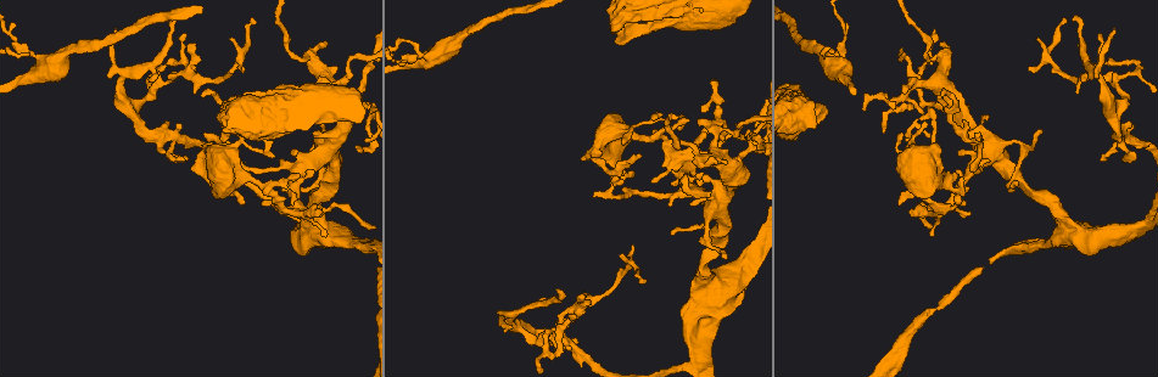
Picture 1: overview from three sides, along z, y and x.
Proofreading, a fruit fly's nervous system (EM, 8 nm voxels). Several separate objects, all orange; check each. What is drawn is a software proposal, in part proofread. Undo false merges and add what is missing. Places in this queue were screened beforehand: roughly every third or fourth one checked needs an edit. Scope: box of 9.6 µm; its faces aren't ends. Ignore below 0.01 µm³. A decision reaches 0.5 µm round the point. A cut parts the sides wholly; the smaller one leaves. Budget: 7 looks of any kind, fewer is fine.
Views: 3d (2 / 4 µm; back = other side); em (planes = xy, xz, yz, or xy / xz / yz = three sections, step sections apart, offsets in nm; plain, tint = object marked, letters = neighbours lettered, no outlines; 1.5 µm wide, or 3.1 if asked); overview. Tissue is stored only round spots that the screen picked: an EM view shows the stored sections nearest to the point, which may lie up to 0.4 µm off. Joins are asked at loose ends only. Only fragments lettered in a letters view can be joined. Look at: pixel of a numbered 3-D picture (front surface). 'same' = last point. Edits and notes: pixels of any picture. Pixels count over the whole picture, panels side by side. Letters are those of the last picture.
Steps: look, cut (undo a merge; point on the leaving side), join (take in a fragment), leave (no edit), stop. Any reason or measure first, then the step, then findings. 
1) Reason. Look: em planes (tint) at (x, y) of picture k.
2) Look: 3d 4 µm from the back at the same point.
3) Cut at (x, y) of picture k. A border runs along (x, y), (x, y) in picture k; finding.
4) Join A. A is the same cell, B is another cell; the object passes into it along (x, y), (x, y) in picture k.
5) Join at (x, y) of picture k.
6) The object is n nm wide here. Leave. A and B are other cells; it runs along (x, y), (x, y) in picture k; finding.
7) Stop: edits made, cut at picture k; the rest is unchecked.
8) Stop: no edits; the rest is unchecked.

Tapers out. Look: 3d 2 µm at (184, 161) of picture 1.

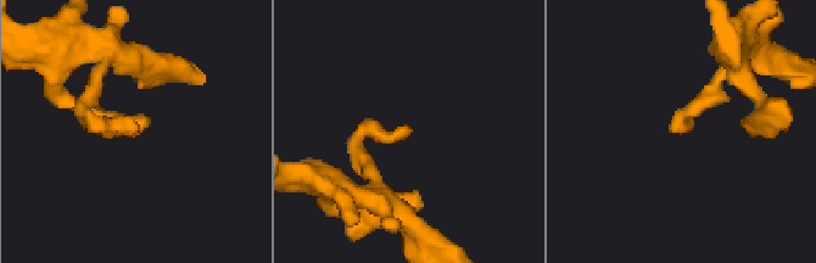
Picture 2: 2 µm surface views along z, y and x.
Need the tissue. Look: em yz step 8 (letters) at (682, 128) of picture 2.

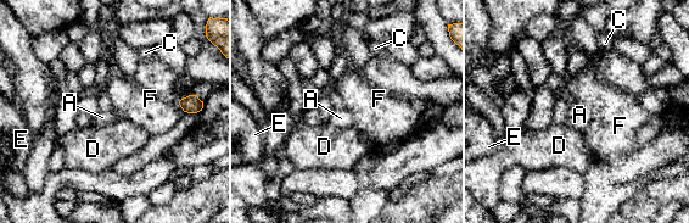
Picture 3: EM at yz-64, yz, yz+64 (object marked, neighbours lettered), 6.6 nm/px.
Look: em planes (letters) at the same point.

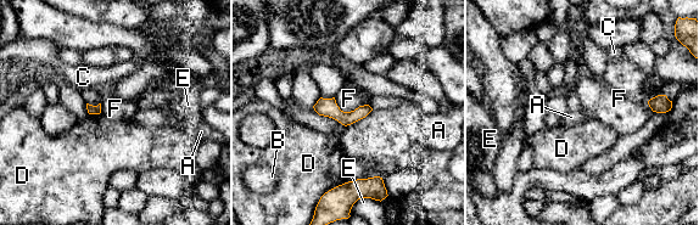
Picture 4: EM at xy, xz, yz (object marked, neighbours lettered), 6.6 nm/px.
Leave. A, B, C, D, E and F are other cells; it runs along (317, 107), (340, 116), (367, 110) in picture 4; none of them fits.

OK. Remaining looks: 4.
An open end. Look: em planes (letters) at (644, 280) of picture 1.

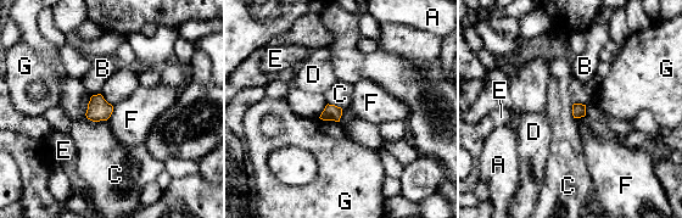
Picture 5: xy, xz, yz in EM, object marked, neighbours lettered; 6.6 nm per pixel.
The object is 90 nm wide here. Leave. A, B, C, D, E, F and G are other cells; a border runs along (573, 104), (574, 118) in picture 5; none of them fits.

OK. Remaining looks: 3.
Side arm on a straight run. Look: em planes (letters) at (237, 147) of picture 1.

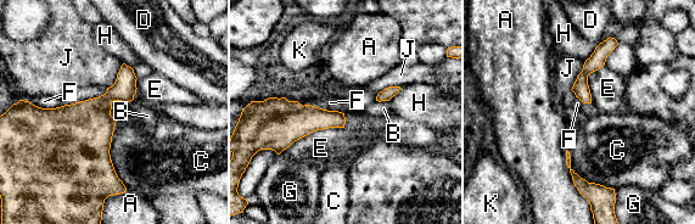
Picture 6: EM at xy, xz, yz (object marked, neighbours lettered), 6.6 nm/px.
Leave. A, B, C, D, E, F, G, H, J and K are other cells; a border runs along (297, 101), (343, 113) in picture 6; one neuron here.

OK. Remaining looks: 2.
Stop: no edits; the rest is unchecked.

